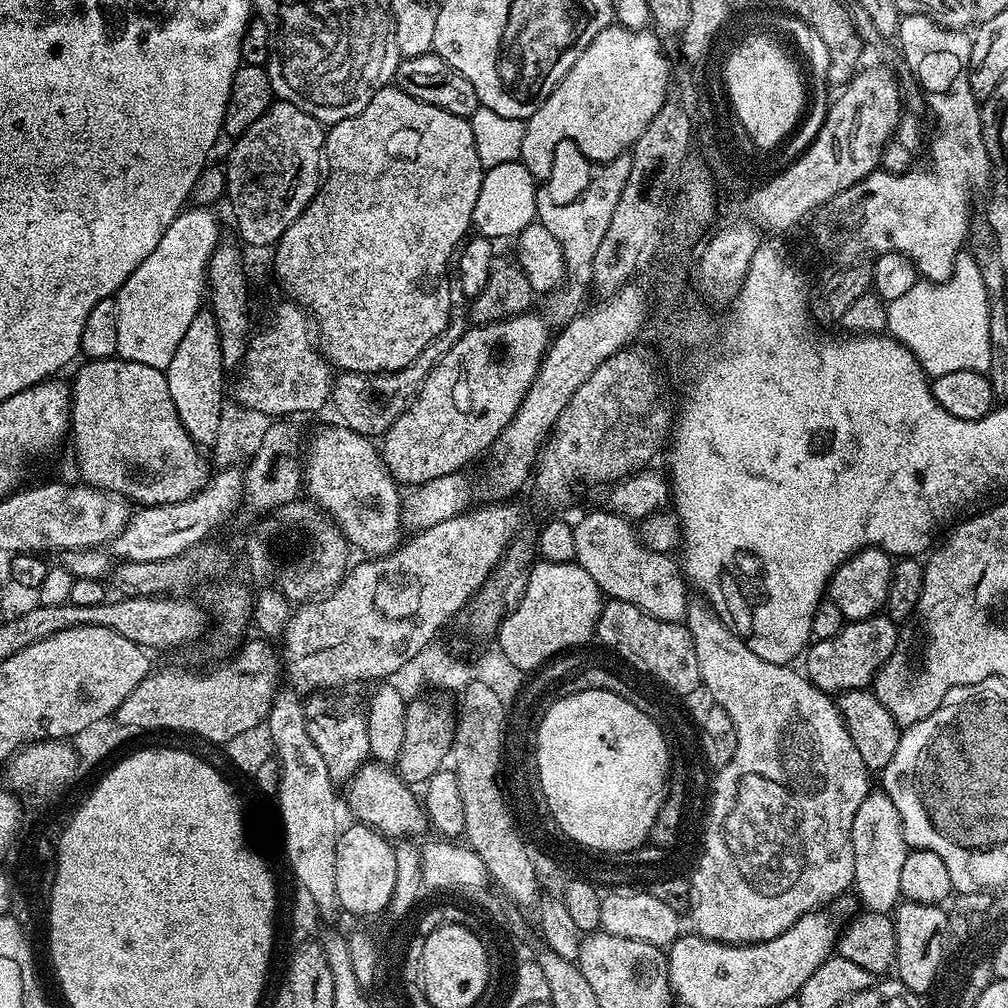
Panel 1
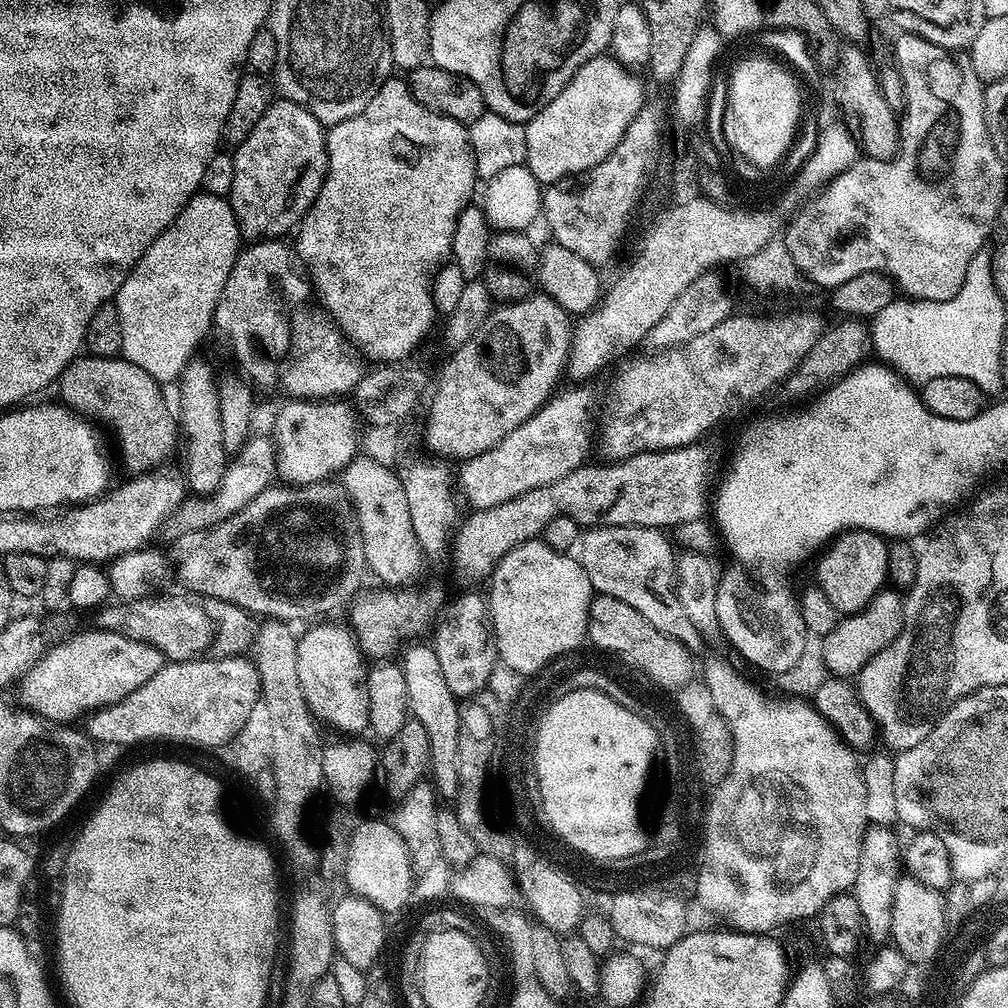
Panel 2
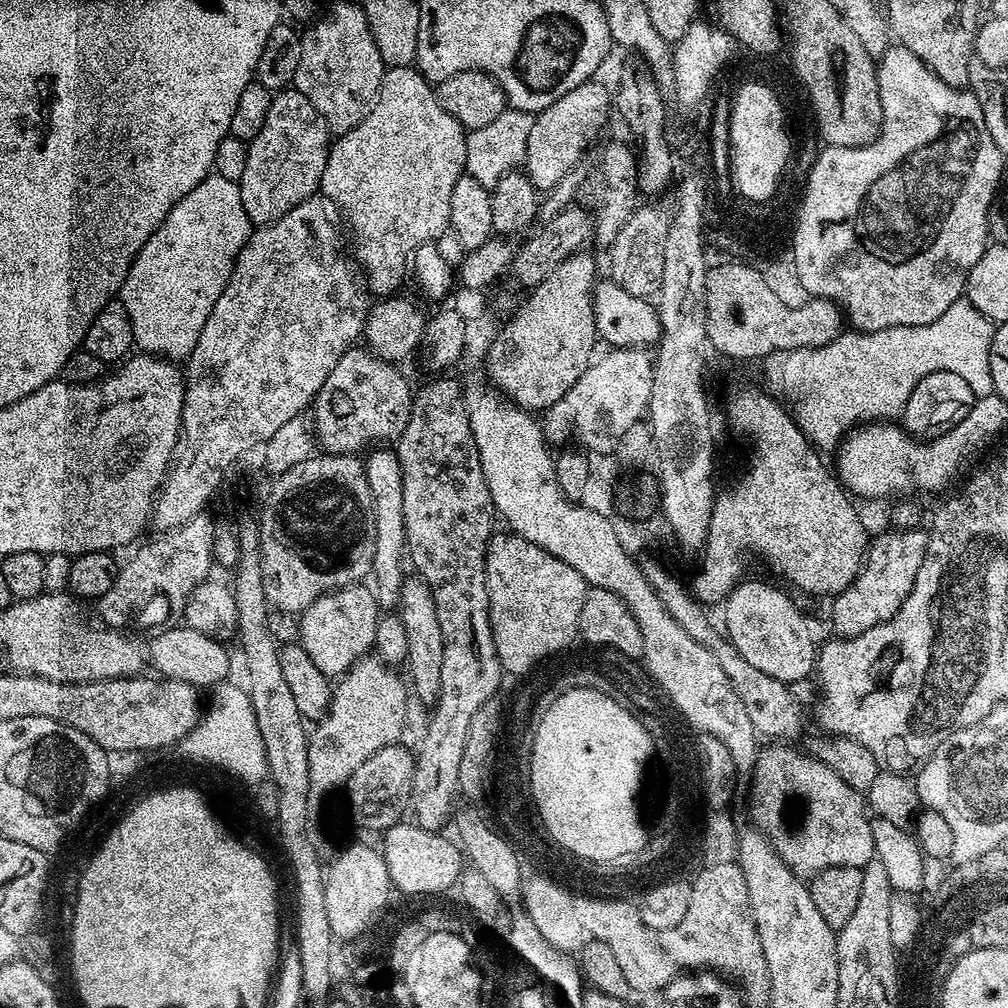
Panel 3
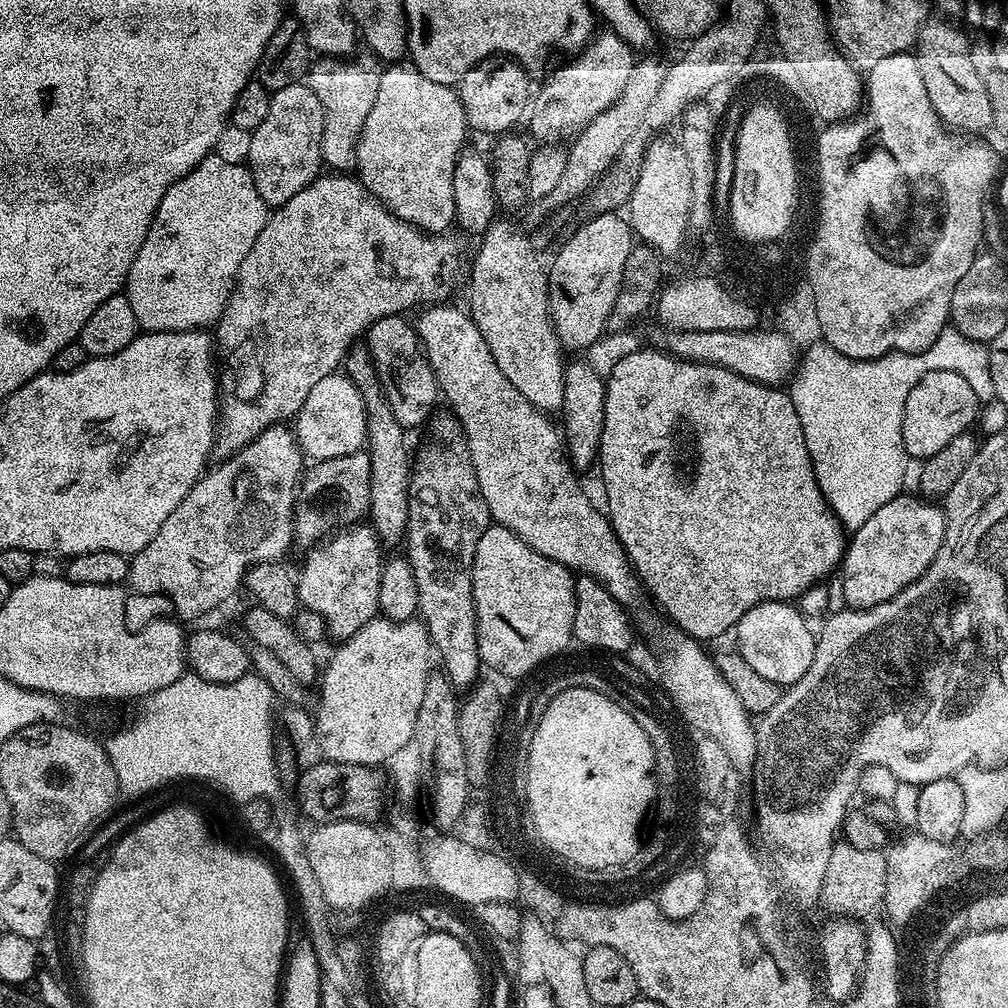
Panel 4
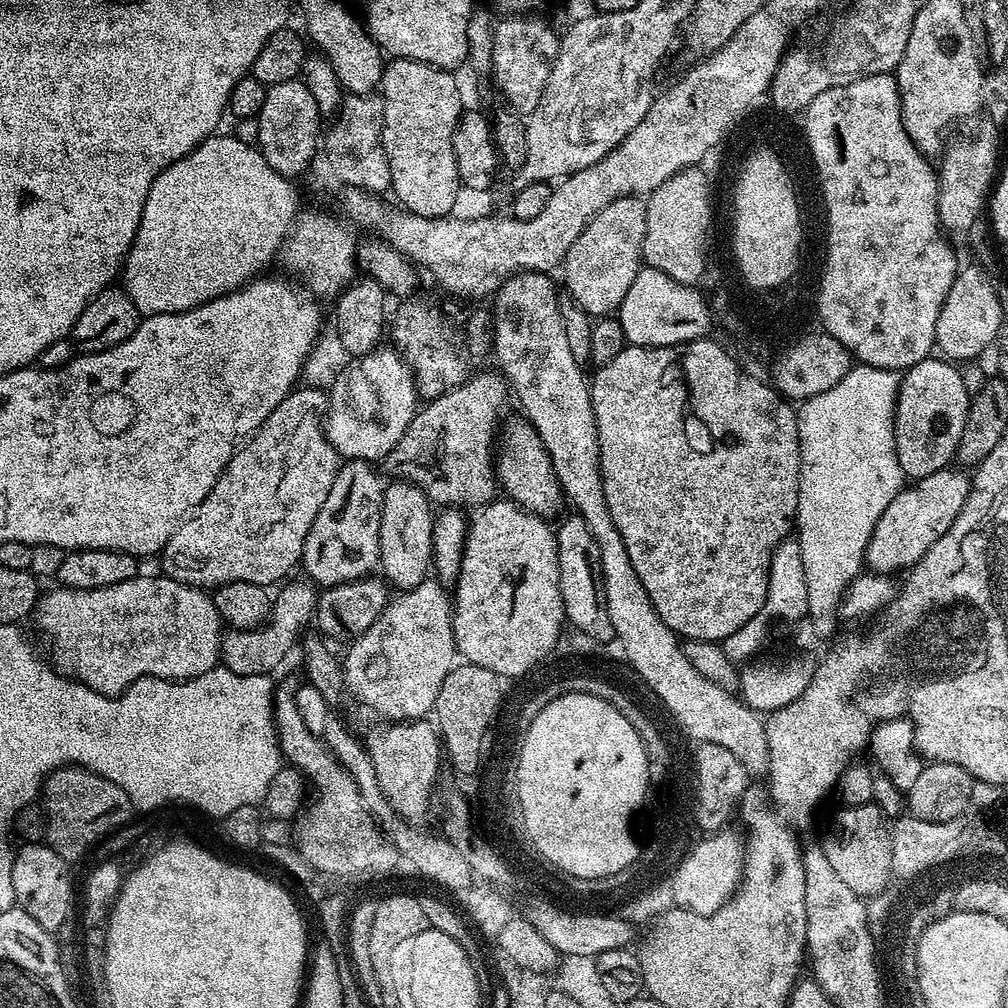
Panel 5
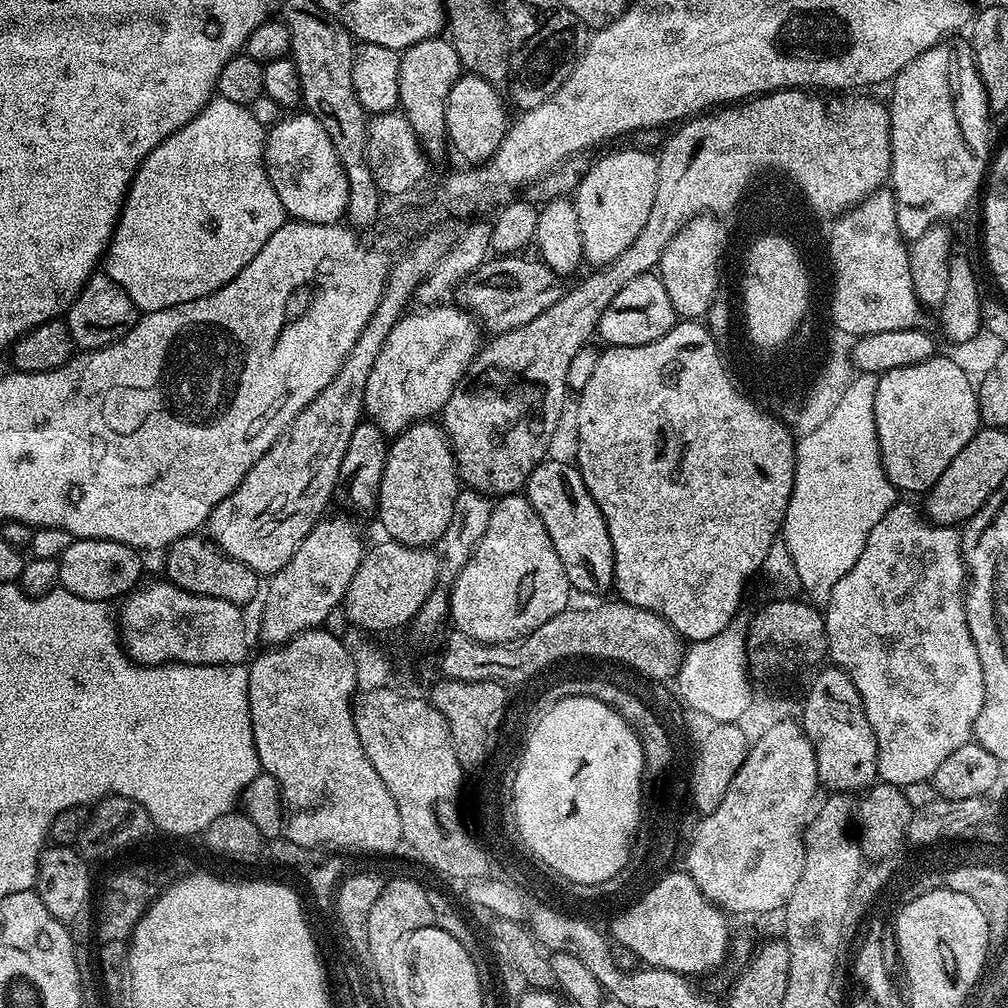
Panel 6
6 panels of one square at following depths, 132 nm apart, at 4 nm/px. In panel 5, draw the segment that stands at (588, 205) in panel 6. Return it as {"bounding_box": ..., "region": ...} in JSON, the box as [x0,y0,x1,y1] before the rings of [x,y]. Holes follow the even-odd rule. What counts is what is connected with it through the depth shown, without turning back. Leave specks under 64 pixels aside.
{"bounding_box":[562,195,646,318],"region":[[[635,195],[618,197],[601,212],[594,214],[592,221],[585,226],[582,234],[578,234],[578,238],[574,238],[570,250],[564,255],[562,271],[564,271],[564,284],[572,295],[569,297],[583,312],[587,312],[589,317],[603,318],[615,313],[626,298],[626,290],[630,290],[634,278],[640,273],[646,234],[645,207],[645,201]]]}

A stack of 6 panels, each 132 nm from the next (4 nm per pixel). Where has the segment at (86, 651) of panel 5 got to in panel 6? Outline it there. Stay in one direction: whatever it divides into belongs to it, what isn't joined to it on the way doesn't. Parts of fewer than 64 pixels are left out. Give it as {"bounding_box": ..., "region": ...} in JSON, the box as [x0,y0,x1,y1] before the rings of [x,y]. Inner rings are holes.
{"bounding_box":[118,582,249,664],"region":[[[163,582],[164,584],[152,584],[149,588],[140,586],[135,589],[119,605],[118,608],[118,627],[120,630],[120,642],[124,645],[124,651],[128,654],[129,660],[135,660],[138,664],[244,664],[249,659],[248,656],[248,628],[244,625],[244,616],[241,605],[231,604],[222,598],[210,598],[209,596],[199,596],[198,594],[190,594],[186,590],[182,590],[178,585],[171,582]]]}

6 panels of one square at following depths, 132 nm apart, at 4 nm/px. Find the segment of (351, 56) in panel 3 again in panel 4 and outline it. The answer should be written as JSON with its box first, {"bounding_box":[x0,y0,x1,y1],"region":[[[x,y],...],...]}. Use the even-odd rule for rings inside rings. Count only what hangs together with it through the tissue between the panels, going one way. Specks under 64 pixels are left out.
{"bounding_box":[306,58,381,170],"region":[[[320,58],[309,67],[306,83],[318,94],[322,102],[324,125],[322,126],[323,163],[332,170],[348,170],[356,158],[356,143],[360,141],[362,126],[374,110],[374,98],[378,98],[378,82],[381,65],[375,59]]]}

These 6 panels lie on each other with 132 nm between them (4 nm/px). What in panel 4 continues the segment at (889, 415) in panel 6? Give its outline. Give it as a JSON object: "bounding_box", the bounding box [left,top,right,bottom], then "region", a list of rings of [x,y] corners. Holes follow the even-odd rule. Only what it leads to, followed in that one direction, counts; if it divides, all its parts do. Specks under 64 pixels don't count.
{"bounding_box":[900,370,982,461],"region":[[[934,370],[930,374],[926,374],[926,378],[922,378],[922,382],[918,382],[918,386],[914,386],[914,390],[910,390],[910,394],[906,398],[906,406],[900,419],[904,449],[908,451],[909,457],[913,461],[925,461],[929,456],[938,454],[952,439],[969,431],[975,420],[977,423],[981,408],[982,401],[974,394],[974,389],[961,376],[954,374],[954,370]]]}

